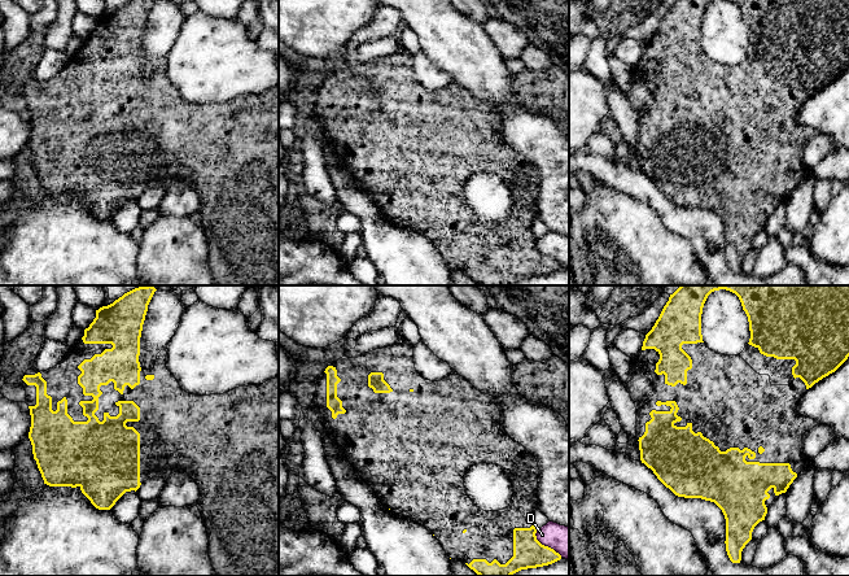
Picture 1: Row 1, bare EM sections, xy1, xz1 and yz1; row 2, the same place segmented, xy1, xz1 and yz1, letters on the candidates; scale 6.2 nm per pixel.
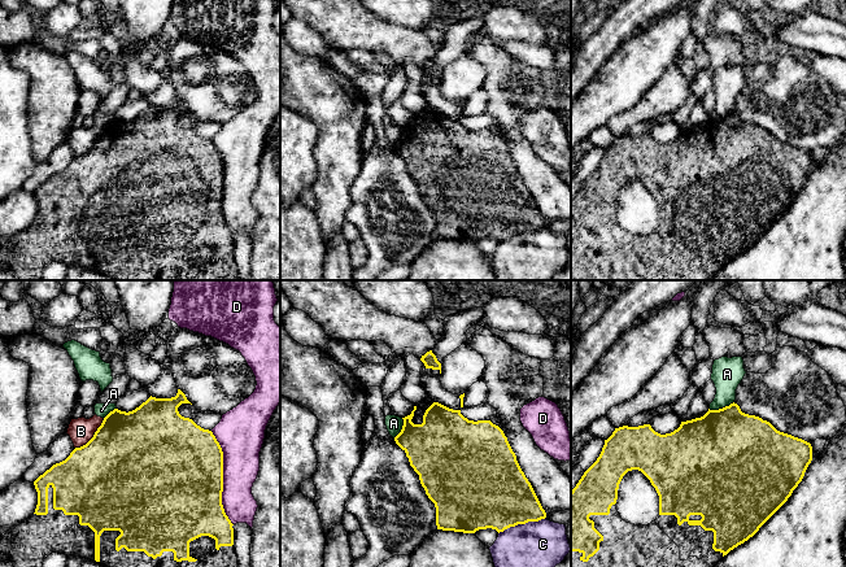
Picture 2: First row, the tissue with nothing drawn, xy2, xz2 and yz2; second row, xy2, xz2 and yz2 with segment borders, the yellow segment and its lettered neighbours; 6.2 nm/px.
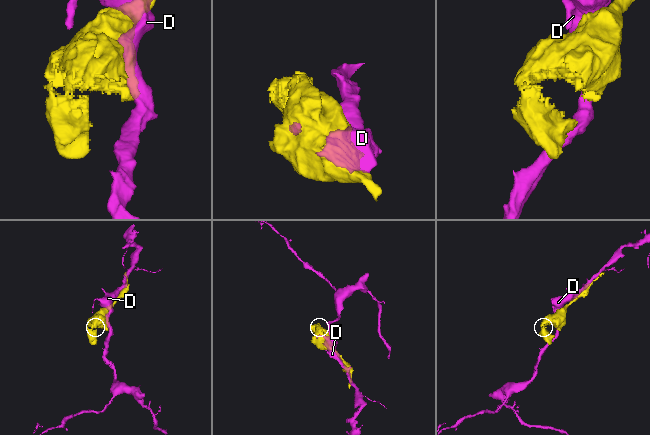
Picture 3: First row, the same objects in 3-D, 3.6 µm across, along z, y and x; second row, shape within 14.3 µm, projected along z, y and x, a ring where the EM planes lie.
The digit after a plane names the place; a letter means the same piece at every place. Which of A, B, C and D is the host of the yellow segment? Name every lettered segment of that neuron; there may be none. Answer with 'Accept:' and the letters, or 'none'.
Accept: none

